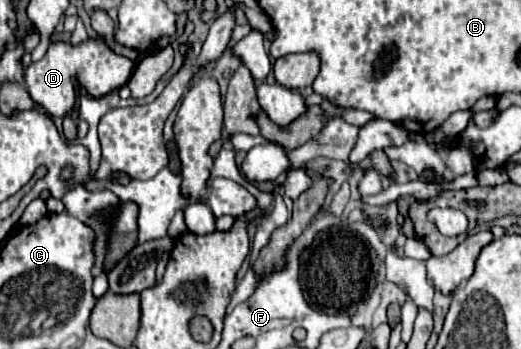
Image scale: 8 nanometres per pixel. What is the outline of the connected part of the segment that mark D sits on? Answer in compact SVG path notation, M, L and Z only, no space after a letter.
M102 38L86 40L82 44L66 44L66 42L52 42L46 56L40 62L34 62L26 68L26 88L30 98L44 106L48 114L64 118L72 112L76 104L76 88L86 88L92 96L104 96L106 92L122 88L134 70L134 62L114 54Z

